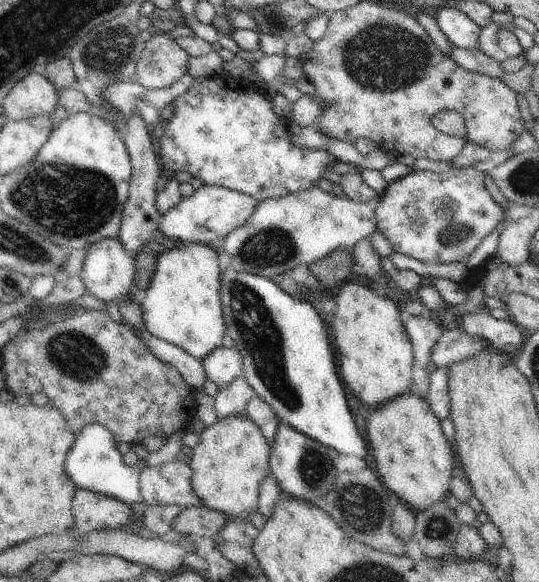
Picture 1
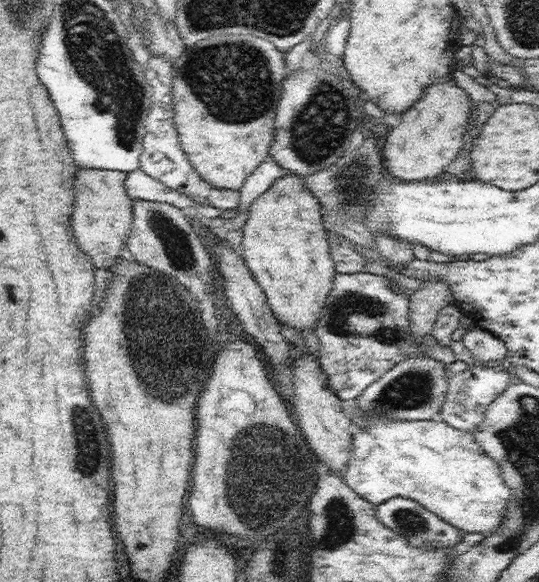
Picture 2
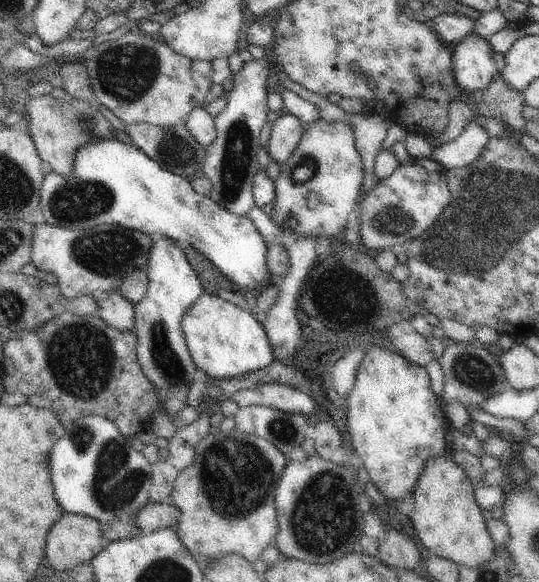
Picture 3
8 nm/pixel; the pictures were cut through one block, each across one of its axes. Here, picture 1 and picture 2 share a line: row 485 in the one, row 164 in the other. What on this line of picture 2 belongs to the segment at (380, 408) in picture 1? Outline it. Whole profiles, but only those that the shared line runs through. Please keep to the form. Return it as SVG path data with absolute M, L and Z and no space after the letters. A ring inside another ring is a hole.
M449 75L444 82L434 82L434 84L430 84L430 86L424 90L422 98L419 98L418 102L414 103L414 106L411 106L403 113L402 122L388 132L386 145L382 150L384 150L384 168L388 168L389 178L422 181L426 180L426 178L434 178L434 176L438 176L444 168L448 168L448 164L458 156L458 152L460 152L464 146L464 130L468 130L466 124L470 122L468 118L470 117L470 110L473 104L474 102L470 98L470 95L455 83L452 75Z

